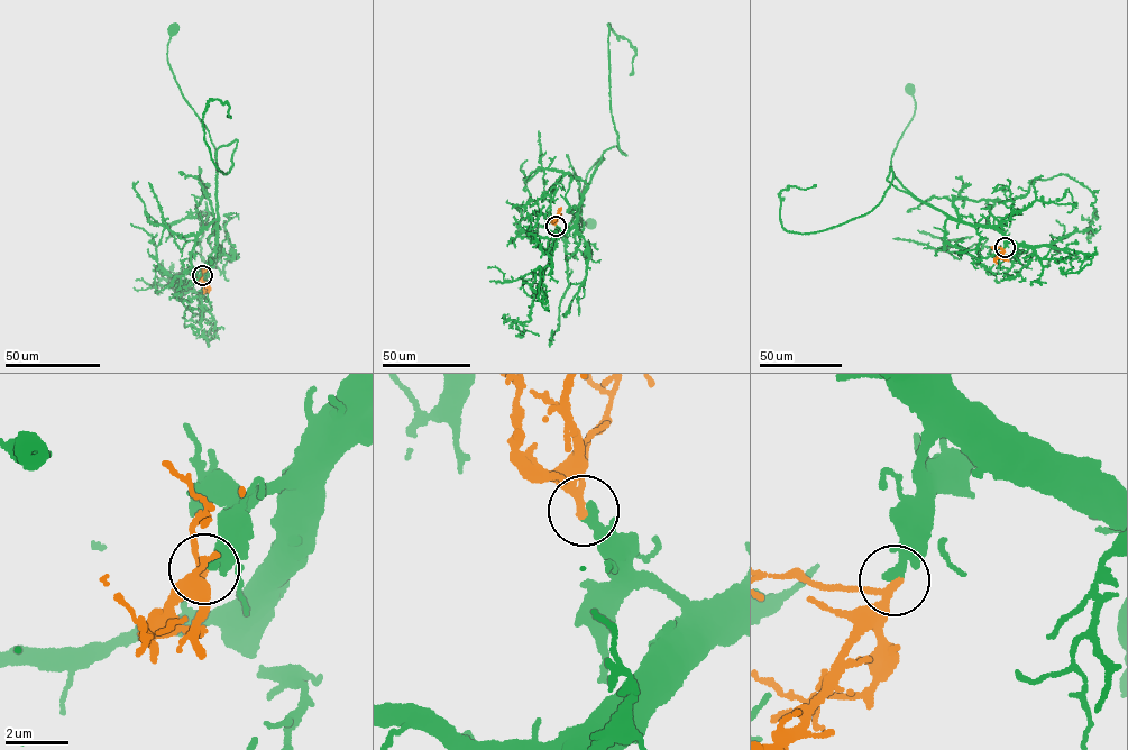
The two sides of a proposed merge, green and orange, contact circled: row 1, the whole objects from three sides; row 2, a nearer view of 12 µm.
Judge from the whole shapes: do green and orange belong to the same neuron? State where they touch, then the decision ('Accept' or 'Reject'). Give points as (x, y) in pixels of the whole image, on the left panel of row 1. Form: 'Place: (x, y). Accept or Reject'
Place: (202, 275). Accept

